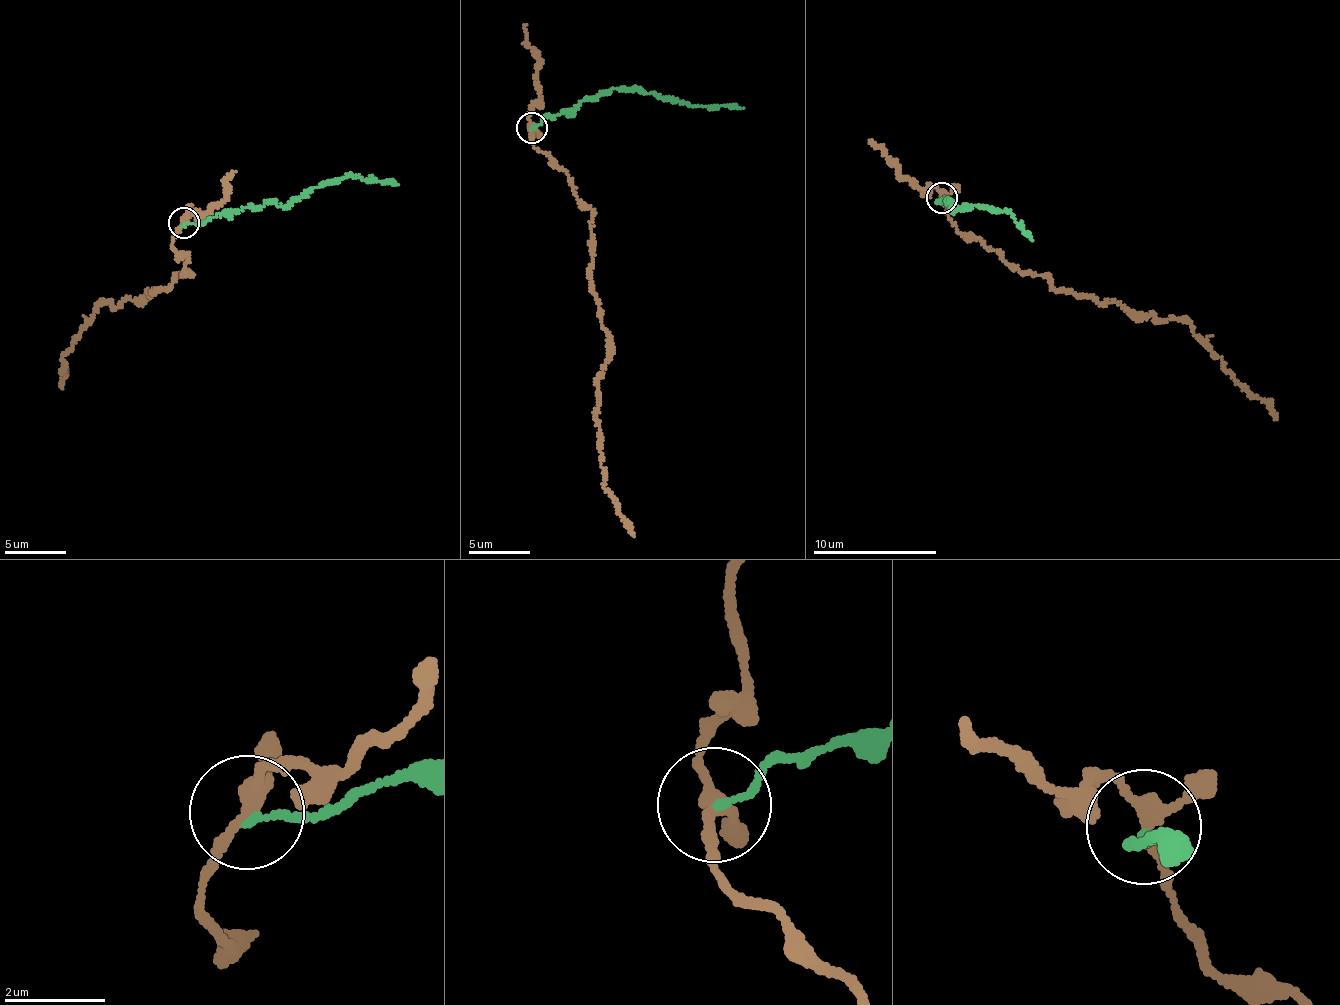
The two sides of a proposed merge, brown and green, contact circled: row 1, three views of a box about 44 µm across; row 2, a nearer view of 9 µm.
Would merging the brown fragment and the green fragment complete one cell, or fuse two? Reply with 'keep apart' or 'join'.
keep apart

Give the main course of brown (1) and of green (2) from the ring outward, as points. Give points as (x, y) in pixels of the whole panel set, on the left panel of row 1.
1: (184, 223), (172, 240), (190, 274), (114, 306), (104, 299), (61, 357), (61, 388)
2: (184, 223), (237, 212), (245, 207), (292, 205), (314, 187), (348, 176), (393, 180), (398, 184)

